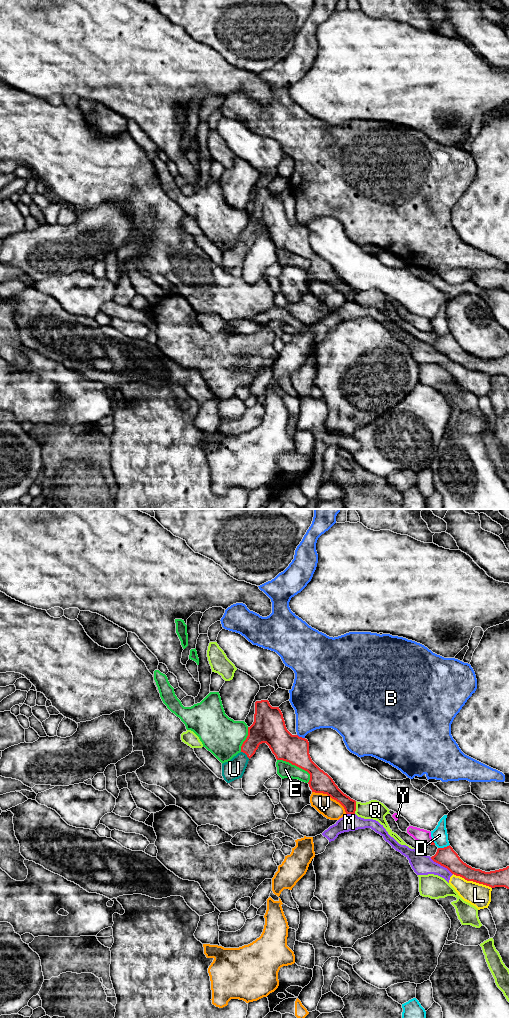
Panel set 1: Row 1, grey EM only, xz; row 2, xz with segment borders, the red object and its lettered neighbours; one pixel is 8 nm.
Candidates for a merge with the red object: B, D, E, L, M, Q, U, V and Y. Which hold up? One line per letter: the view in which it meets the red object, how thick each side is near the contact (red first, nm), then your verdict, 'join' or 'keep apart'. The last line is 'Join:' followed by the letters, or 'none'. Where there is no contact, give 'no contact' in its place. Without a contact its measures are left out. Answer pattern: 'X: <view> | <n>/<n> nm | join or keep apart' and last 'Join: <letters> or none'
B: xz | 240/320 nm | keep apart
D: xz | 160/130 nm | keep apart
E: xz | 220/130 nm | keep apart
L: xz | 150/190 nm | keep apart
M: xz | 160/160 nm | keep apart
Q: xz | 110/150 nm | keep apart
U: xz | 220/160 nm | join
V: xz | 180/160 nm | keep apart
Y: no contact | keep apart
Join: U

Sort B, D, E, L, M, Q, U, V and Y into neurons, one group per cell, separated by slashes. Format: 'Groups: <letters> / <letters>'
Groups: B / D / E / L M / Q / U / V / Y

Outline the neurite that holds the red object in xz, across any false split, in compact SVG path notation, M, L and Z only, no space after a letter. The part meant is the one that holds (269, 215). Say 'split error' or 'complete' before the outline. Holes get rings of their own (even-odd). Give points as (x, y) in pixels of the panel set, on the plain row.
split error; M268 188L255 190L254 210L248 215L241 240L222 252L222 264L227 271L242 266L249 247L262 231L269 234L277 248L307 259L312 280L327 282L344 295L346 302L355 302L356 289L344 282L333 267L312 249L308 228L292 223L286 216L279 195L272 195Z

